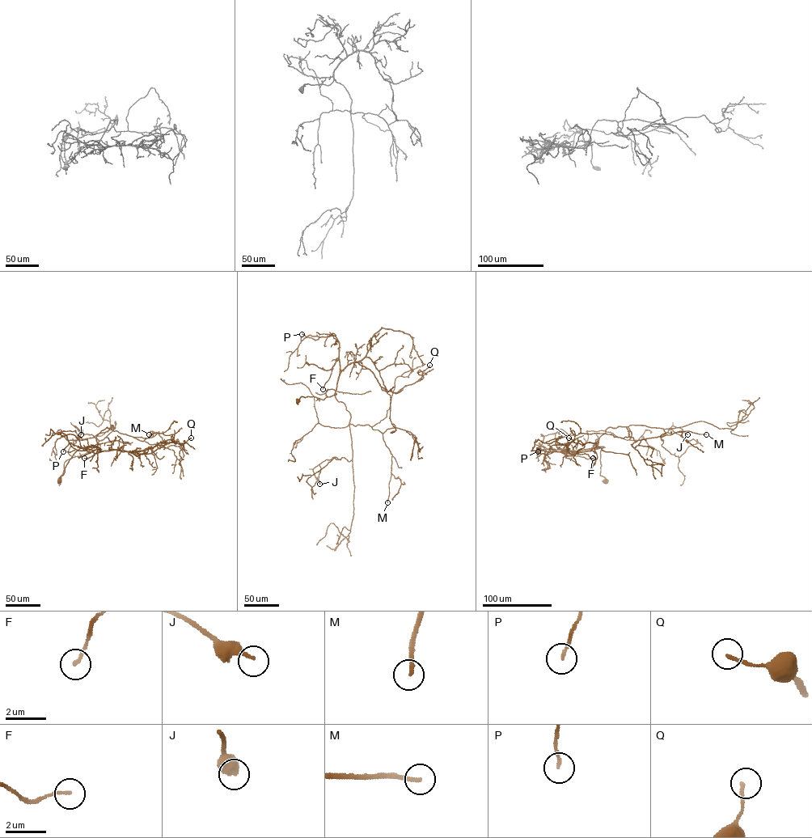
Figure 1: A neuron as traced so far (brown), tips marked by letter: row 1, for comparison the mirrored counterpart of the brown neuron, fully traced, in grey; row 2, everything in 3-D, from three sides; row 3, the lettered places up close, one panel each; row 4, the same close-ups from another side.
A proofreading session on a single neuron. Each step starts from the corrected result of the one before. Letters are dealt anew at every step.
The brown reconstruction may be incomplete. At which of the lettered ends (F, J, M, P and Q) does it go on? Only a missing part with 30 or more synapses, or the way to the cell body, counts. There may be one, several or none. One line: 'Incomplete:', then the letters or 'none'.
Incomplete: M

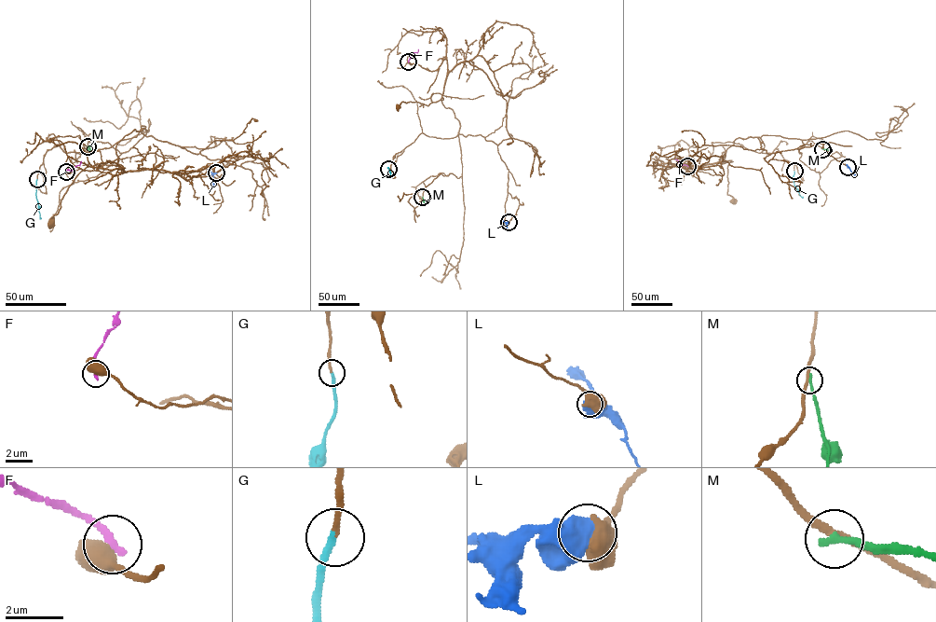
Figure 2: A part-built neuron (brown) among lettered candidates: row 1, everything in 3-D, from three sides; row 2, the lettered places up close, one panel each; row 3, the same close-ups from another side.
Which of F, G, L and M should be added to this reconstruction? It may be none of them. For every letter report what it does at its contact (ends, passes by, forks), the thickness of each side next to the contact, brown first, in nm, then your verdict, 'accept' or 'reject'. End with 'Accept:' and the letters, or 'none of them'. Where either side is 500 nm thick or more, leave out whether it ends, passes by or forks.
F: 600 nm thick on the brown side, 280 nm on the other; reject
G: it ends there; 170 nm thick on the brown side, 240 nm on the other; accept
L: 550 nm thick on the brown side, 800 nm on the other; reject
M: it ends there; 240 nm thick on the brown side, 260 nm on the other; reject
Accept: G

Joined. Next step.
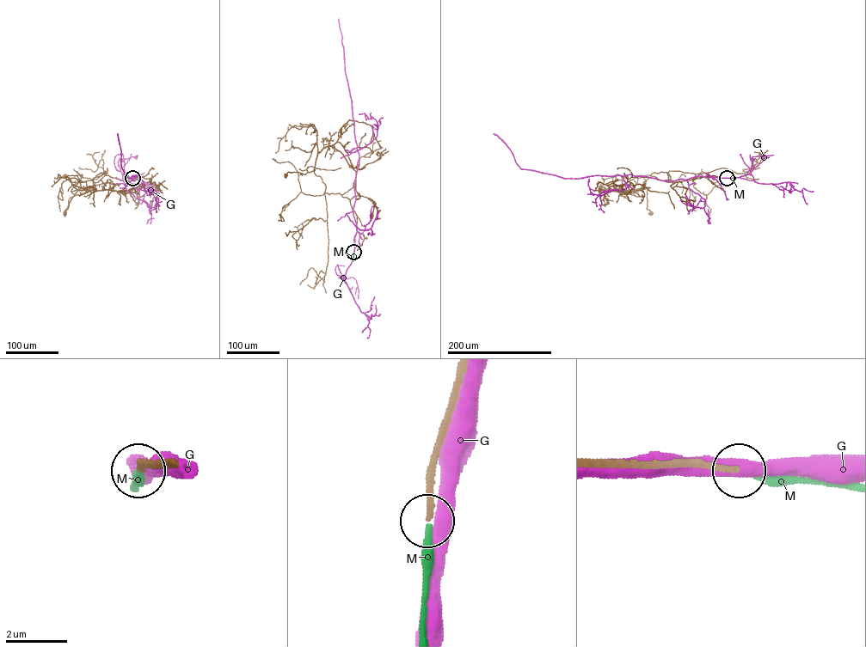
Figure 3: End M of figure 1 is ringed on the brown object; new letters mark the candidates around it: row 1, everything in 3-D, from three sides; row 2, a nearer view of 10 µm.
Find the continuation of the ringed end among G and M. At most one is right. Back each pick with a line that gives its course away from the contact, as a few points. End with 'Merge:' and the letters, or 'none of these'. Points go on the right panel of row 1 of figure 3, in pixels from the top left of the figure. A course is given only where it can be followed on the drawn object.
Merge: M

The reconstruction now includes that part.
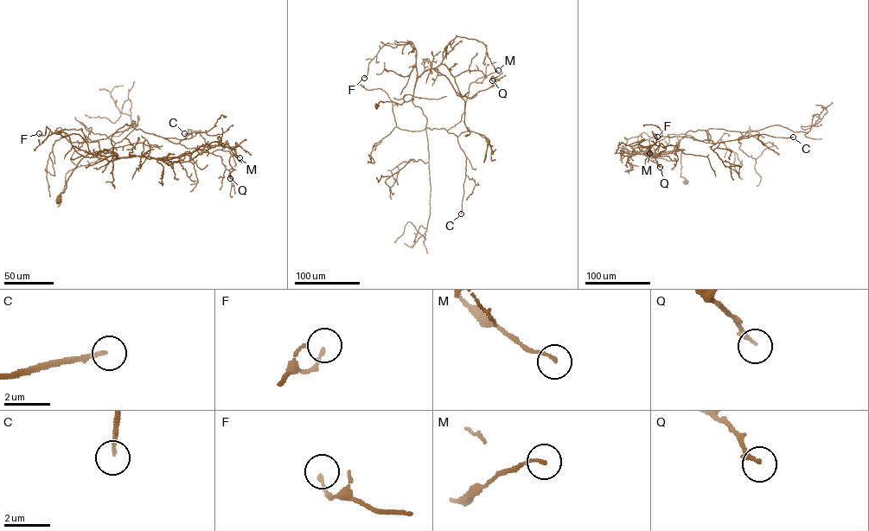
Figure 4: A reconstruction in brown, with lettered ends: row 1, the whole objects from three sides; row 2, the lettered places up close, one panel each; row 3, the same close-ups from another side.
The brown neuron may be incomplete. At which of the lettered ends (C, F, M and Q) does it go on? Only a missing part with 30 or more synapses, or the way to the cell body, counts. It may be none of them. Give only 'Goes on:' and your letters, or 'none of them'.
Goes on: C

